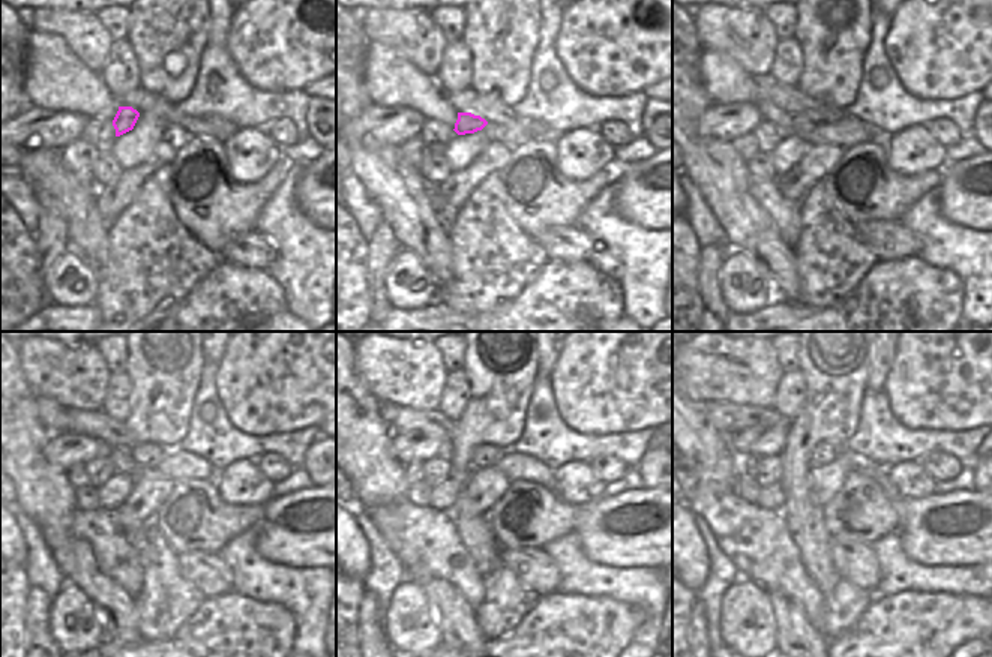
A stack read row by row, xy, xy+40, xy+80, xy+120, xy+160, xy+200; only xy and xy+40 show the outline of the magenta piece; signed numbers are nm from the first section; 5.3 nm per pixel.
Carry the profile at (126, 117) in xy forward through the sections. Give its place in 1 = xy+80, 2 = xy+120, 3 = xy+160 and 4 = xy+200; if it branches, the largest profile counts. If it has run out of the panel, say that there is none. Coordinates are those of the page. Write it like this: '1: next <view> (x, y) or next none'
1: next xy+80 (805, 123)
2: next xy+120 (146, 455)
3: next xy+160 (485, 455)
4: next xy+200 (824, 453)

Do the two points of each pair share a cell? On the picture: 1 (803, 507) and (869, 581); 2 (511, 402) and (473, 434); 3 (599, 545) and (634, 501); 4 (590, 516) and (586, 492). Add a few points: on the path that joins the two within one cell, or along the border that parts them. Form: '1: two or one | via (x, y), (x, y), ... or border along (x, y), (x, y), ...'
1: two | border along (833, 539), (830, 560), (841, 575)
2: one | via (502, 405), (482, 425)
3: one | via (605, 531), (610, 512), (620, 506)
4: two | border along (605, 497), (581, 506)

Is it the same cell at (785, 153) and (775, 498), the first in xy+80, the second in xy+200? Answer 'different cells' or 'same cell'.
same cell

